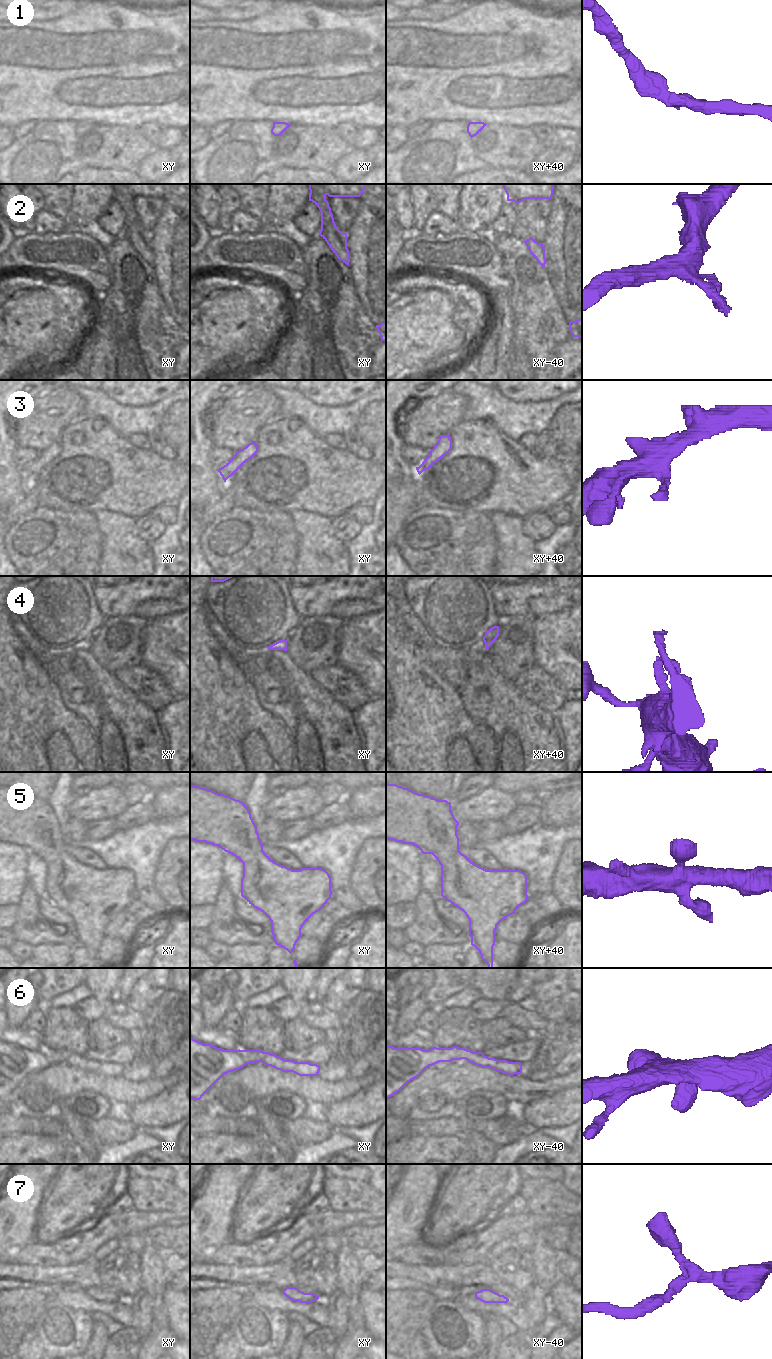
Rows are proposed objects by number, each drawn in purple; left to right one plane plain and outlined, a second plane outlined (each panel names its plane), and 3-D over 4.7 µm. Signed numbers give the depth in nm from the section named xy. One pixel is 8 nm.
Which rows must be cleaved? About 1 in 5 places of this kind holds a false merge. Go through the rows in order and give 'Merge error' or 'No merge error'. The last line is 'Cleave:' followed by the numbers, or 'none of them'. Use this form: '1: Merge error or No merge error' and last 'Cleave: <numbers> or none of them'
1: No merge error
2: Merge error
3: No merge error
4: No merge error
5: No merge error
6: No merge error
7: No merge error
Cleave: 2

